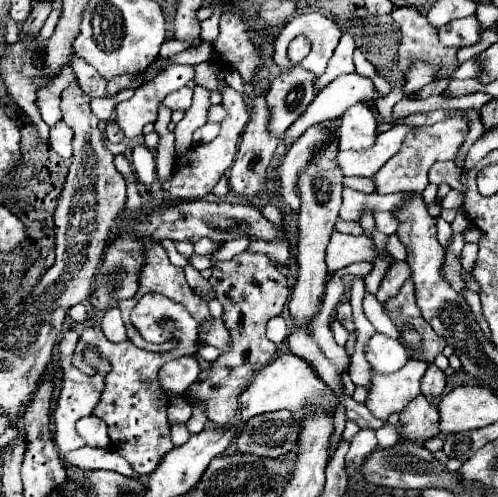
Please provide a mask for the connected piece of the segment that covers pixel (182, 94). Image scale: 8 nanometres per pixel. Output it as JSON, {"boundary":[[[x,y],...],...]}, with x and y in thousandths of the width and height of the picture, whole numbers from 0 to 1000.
{"boundary":[[[361,177],[361,181],[353,181],[353,185],[345,185],[345,189],[337,189],[329,201],[325,201],[325,209],[333,213],[333,217],[341,217],[345,225],[349,221],[378,221],[382,217],[382,205],[386,205],[386,181],[382,177]]]}

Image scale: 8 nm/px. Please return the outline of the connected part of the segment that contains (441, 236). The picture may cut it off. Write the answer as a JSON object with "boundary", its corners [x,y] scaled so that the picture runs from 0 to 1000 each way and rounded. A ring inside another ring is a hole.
{"boundary":[[[876,439],[876,459],[880,459],[880,487],[900,499],[904,495],[904,475],[908,475],[908,459],[900,447],[892,447],[888,439]]]}

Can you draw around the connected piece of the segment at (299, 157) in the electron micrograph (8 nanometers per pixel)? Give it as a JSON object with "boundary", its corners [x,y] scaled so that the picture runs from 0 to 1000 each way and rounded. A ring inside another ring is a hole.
{"boundary":[[[687,233],[618,258],[582,294],[582,302],[570,314],[570,326],[562,330],[562,358],[558,358],[562,390],[586,423],[598,423],[606,410],[606,398],[598,394],[598,346],[618,330],[622,314],[631,314],[631,298],[647,290],[647,266],[655,266],[655,249],[687,249]]]}

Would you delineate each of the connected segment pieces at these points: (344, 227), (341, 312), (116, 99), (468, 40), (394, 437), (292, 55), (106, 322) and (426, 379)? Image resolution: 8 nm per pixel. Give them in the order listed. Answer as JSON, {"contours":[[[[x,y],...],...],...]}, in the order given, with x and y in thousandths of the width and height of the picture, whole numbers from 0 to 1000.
{"contours":[[[[683,437],[679,439],[679,443],[673,451],[673,461],[677,461],[679,465],[683,465],[687,469],[703,471],[703,473],[711,473],[711,475],[731,473],[731,463],[721,453],[721,449],[691,447]]],[[[687,604],[683,616],[679,616],[679,636],[687,640],[683,648],[691,652],[695,664],[711,668],[711,652],[707,652],[707,620],[703,620],[703,608],[699,604]]],[[[245,181],[225,197],[189,197],[181,207],[185,225],[203,243],[213,243],[225,231],[225,217],[241,205],[269,193],[269,181]]],[[[936,32],[924,40],[908,40],[904,48],[880,60],[880,76],[892,93],[952,93],[964,85],[964,44],[956,32]]],[[[789,831],[779,843],[777,855],[753,867],[759,895],[773,901],[793,895],[801,887],[795,853],[801,847],[801,831]]],[[[598,72],[598,76],[590,76],[590,80],[582,85],[582,93],[578,93],[578,121],[582,121],[586,129],[602,129],[602,125],[618,113],[618,105],[622,105],[618,80],[606,76],[606,72]]],[[[217,620],[217,624],[209,628],[205,664],[209,664],[213,680],[225,684],[225,688],[245,688],[245,684],[253,684],[253,660],[249,660],[249,648],[245,648],[245,640],[241,640],[241,624],[237,624],[237,620]]],[[[863,736],[863,744],[855,744],[855,753],[847,757],[843,773],[847,773],[847,793],[859,805],[867,805],[867,801],[876,801],[876,797],[888,793],[888,785],[896,777],[896,753]]]]}

